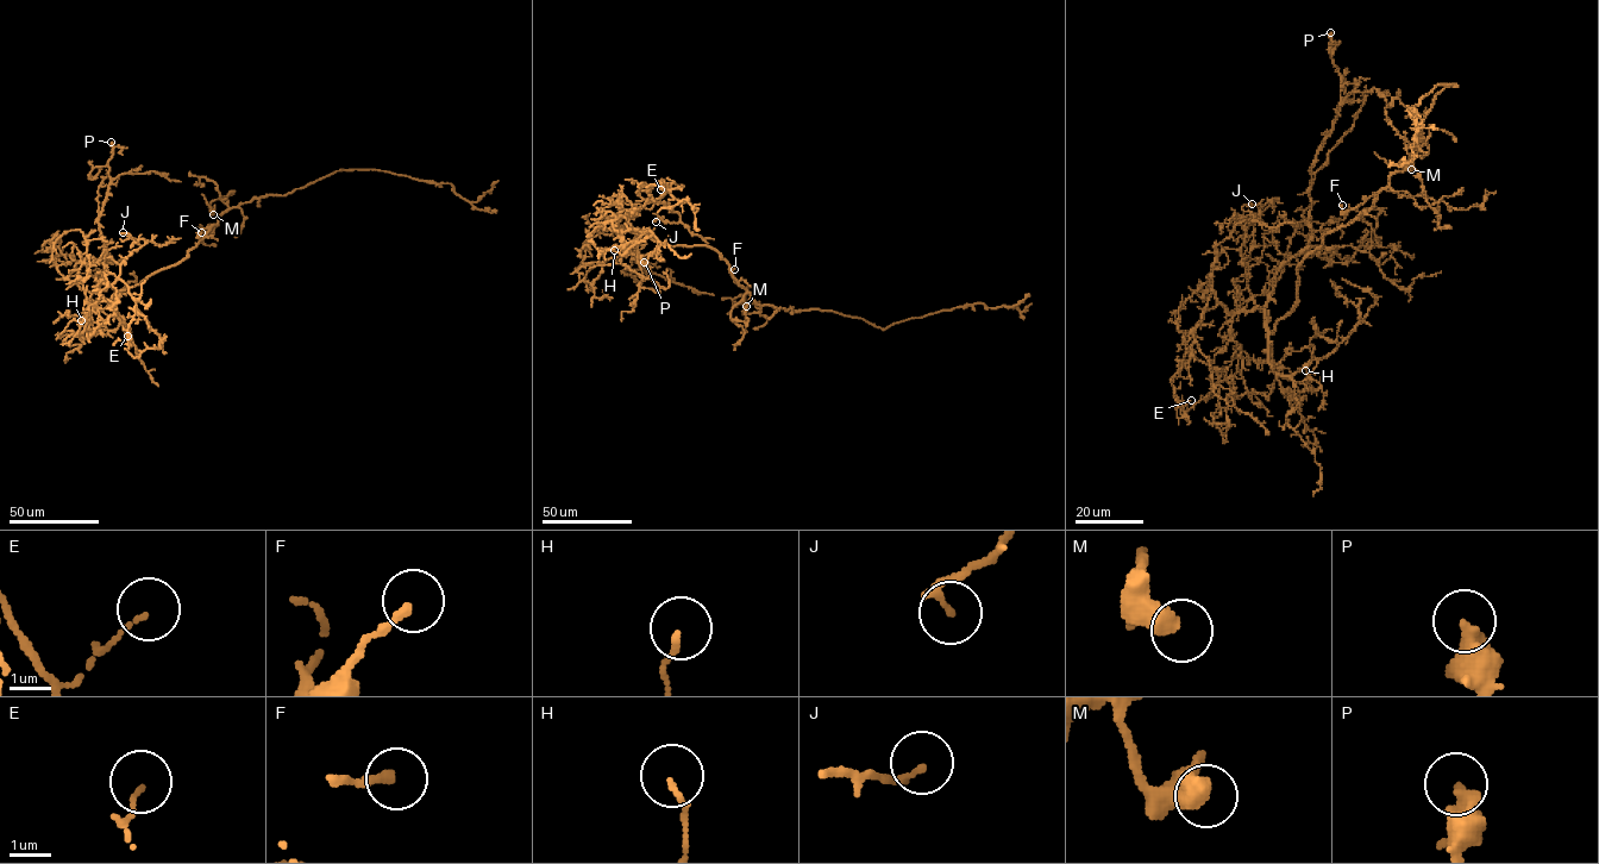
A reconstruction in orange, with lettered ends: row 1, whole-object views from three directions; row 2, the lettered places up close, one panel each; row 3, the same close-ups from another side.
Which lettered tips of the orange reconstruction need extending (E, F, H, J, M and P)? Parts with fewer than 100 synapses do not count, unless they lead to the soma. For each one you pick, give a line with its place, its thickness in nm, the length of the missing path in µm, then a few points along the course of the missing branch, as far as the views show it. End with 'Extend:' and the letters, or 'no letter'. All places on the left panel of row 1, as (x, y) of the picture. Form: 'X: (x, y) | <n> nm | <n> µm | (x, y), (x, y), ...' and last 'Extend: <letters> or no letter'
Extend: no letter

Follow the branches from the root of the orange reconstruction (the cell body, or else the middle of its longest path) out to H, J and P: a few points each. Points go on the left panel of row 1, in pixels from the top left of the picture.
H: (206, 235), (183, 260), (119, 290), (107, 300), (120, 320), (117, 329), (89, 331), (80, 324), (81, 320)
J: (206, 235), (183, 260), (106, 300), (95, 288), (110, 287), (119, 276), (123, 262), (148, 242), (123, 232)
P: (206, 235), (183, 260), (104, 299), (99, 280), (105, 244), (99, 217), (111, 181), (111, 142)

